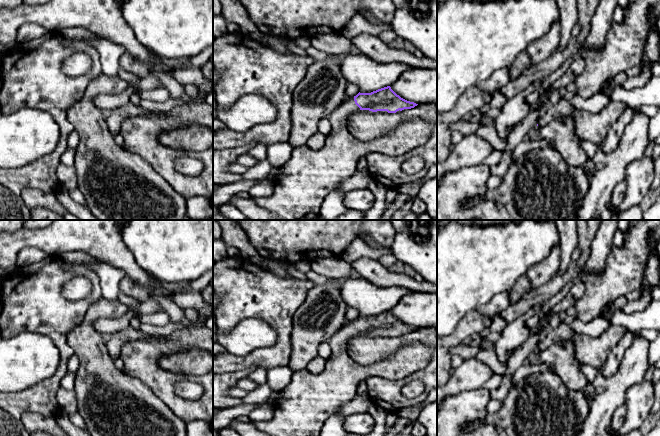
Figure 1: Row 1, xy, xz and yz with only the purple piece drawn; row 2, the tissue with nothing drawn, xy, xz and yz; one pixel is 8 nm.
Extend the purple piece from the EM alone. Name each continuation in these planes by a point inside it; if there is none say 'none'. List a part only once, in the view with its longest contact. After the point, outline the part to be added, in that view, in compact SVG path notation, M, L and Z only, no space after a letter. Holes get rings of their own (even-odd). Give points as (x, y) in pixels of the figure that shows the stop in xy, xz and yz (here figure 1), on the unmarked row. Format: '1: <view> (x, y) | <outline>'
1: xz (309, 399) | M354 321L347 322L328 341L331 355L326 359L324 370L318 374L311 373L307 369L293 372L290 383L282 391L283 400L272 406L272 418L269 421L250 424L268 436L320 436L326 420L357 395L357 386L360 382L370 376L400 380L423 369L432 355L432 350L424 343L414 342L383 360L362 366L348 354L350 339L359 334Z

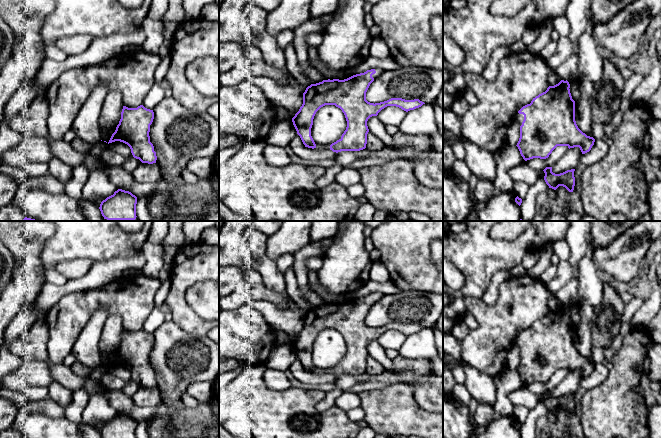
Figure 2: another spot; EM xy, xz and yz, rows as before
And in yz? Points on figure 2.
1: yz (519, 342) | M517 337L516 340L515 340L515 344L516 344L517 348L519 350L521 350L522 349L522 346L524 344L524 339Z

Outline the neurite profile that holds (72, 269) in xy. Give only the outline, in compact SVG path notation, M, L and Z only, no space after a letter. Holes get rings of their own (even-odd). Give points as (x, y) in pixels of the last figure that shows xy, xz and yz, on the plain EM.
M86 258L67 260L57 263L53 269L64 275L67 279L77 279L85 276L93 263L93 260Z

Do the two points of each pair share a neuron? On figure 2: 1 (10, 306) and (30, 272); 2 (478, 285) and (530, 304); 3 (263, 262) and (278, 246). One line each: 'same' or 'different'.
1: same
2: different
3: different

